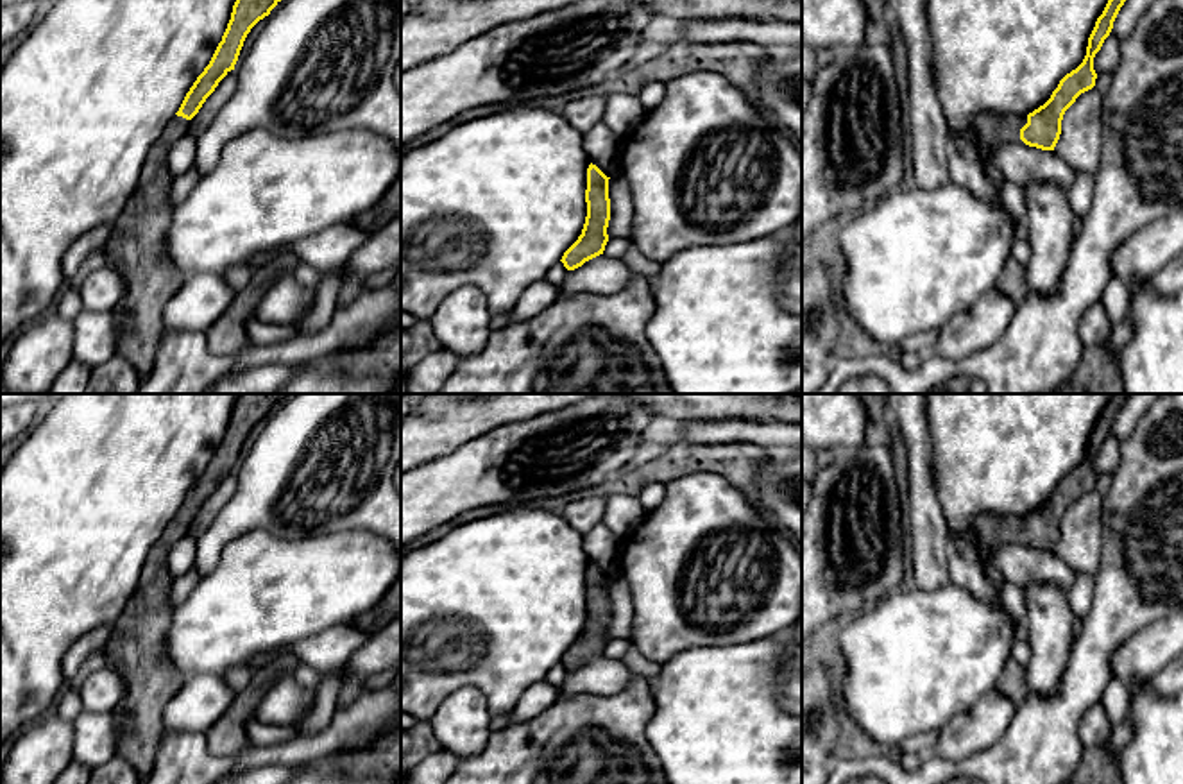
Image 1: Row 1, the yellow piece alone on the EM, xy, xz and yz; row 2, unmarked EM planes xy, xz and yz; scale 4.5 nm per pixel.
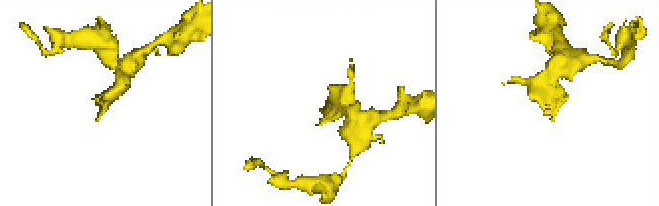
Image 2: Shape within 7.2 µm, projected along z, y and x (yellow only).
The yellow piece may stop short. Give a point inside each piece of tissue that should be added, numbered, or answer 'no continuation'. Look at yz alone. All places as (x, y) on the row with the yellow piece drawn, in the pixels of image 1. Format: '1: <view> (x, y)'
1: yz (992, 129)

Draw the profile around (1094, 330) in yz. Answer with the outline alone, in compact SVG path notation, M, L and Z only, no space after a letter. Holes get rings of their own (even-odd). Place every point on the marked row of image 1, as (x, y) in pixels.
M1102 303L1090 306L1079 319L1077 337L1083 347L1106 347L1111 322Z

